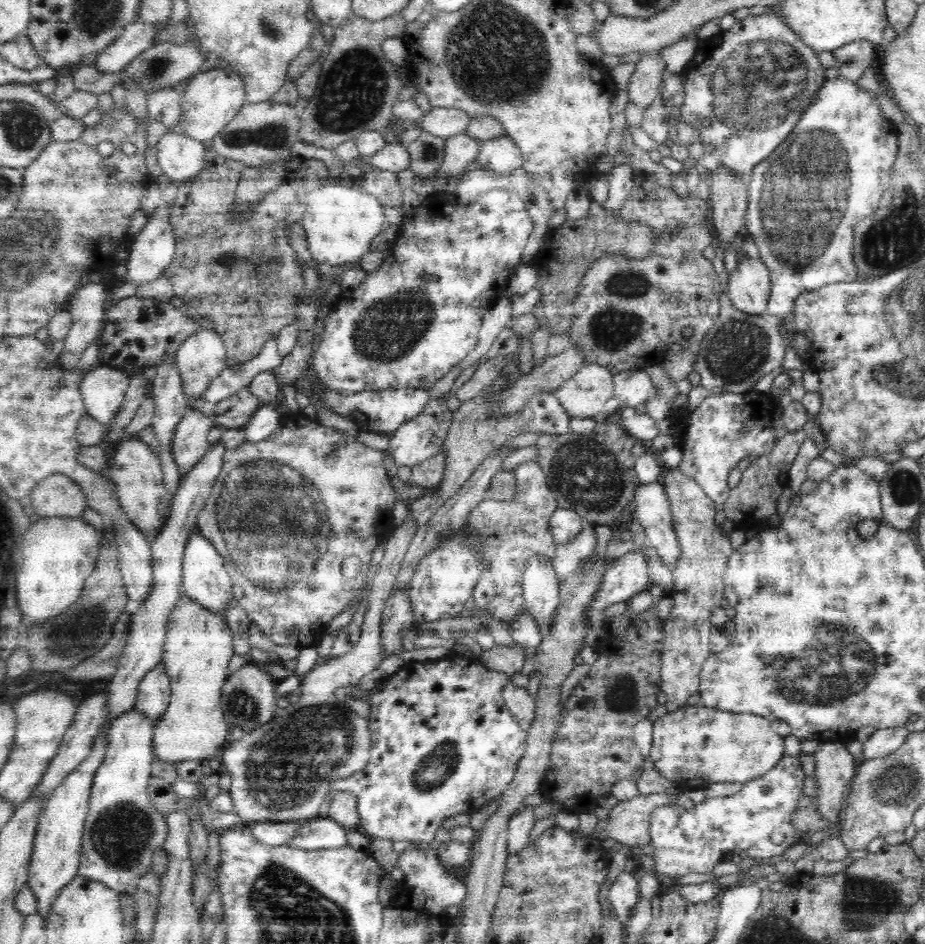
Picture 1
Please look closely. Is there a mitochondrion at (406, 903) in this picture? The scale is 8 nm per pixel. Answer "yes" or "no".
no

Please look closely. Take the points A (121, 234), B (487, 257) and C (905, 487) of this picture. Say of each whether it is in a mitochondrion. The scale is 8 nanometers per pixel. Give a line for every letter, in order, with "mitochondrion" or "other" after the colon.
A: other
B: other
C: mitochondrion

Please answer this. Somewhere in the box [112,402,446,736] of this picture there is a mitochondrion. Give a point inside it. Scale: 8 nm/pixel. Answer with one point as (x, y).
(258, 495)

